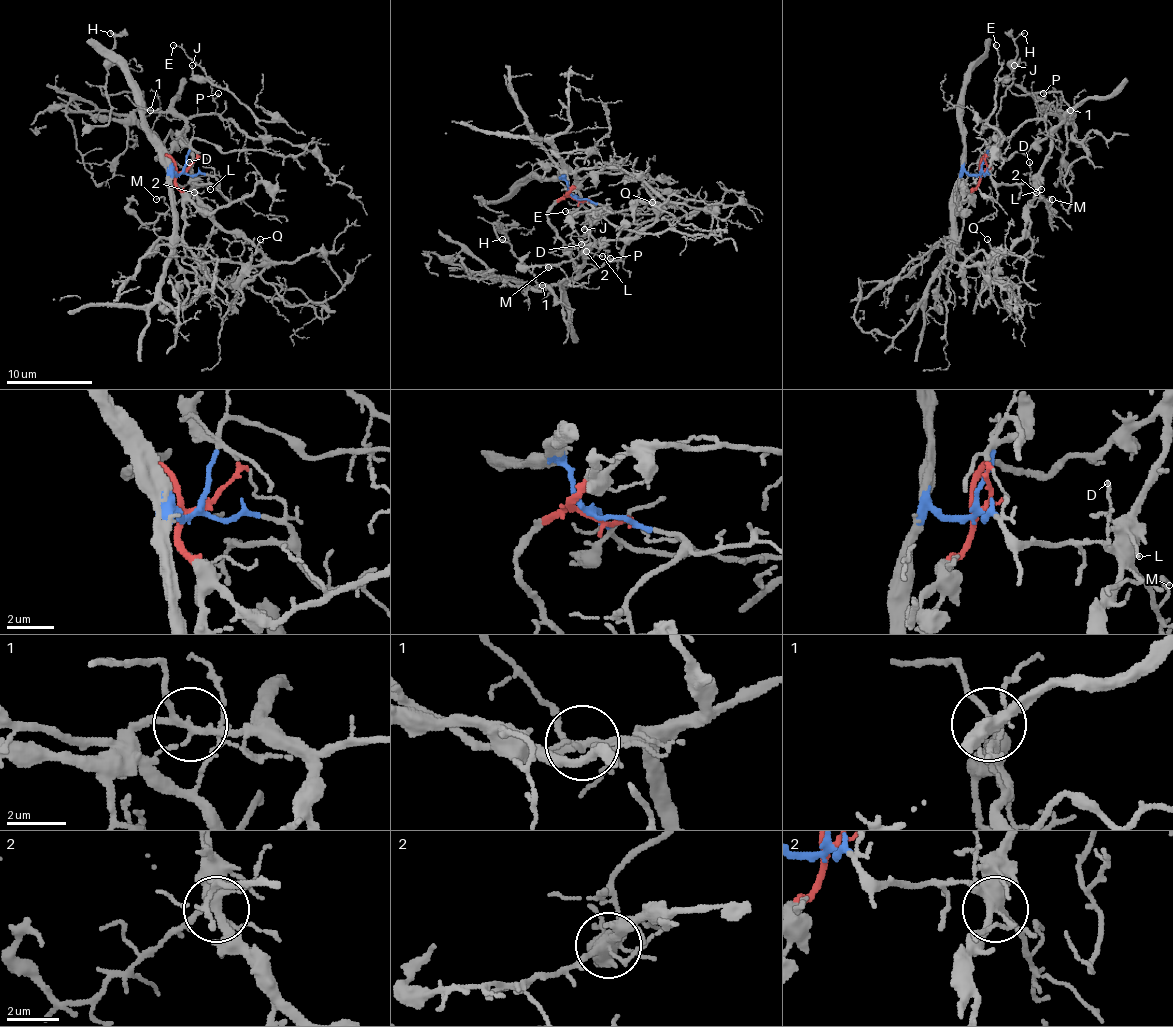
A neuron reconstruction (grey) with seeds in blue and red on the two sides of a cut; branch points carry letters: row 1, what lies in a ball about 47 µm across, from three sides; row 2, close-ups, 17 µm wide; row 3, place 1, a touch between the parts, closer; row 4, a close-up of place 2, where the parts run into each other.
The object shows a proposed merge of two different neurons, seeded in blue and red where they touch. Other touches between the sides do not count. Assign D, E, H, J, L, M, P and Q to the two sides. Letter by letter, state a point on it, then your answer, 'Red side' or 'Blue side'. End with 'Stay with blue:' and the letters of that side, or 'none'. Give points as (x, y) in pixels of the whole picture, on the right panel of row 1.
D: Place: (1029, 162). Red side
E: Place: (996, 45). Red side
H: Place: (1024, 33). Red side
J: Place: (1014, 65). Red side
L: Place: (1041, 189). Red side
M: Place: (1052, 199). Red side
P: Place: (1043, 93). Red side
Q: Place: (987, 239). Red side
Stay with blue: none

